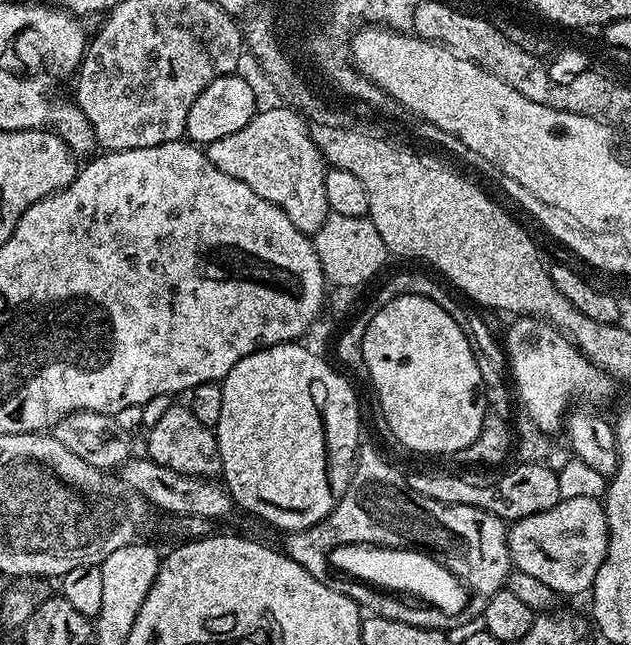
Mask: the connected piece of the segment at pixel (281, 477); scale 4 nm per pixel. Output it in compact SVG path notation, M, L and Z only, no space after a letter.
M289 342L286 344L275 344L269 348L257 348L246 358L242 358L226 374L220 389L222 390L222 415L218 418L216 427L216 441L220 451L220 470L223 483L228 492L232 495L237 509L245 508L248 512L253 512L260 520L265 520L268 524L273 524L276 528L281 528L281 533L301 532L318 522L322 522L334 510L338 499L337 489L332 489L332 480L347 482L352 479L352 471L356 468L356 458L362 447L360 441L360 404L356 401L356 392L348 385L348 380L344 376L339 376L326 361L320 356L315 356L308 348L303 348L303 343Z

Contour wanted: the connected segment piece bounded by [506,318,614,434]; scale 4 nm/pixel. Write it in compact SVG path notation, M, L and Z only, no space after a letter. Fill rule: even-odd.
M520 318L506 332L507 367L515 395L524 403L523 411L544 432L556 434L566 424L572 399L588 396L592 404L612 396L613 377L586 359L575 344L543 318ZM517 392L517 393L516 393ZM568 412L568 413L567 413ZM564 415L565 420L564 420Z

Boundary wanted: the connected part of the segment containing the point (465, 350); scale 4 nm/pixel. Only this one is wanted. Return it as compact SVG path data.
M394 298L374 315L362 338L364 372L376 387L391 439L412 452L451 457L482 430L484 383L466 334L430 298Z

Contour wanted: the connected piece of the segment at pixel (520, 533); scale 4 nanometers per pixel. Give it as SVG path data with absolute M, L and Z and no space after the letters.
M594 497L560 499L550 510L515 521L508 529L508 549L515 571L538 578L552 592L561 597L587 593L608 553L608 519L603 503Z

